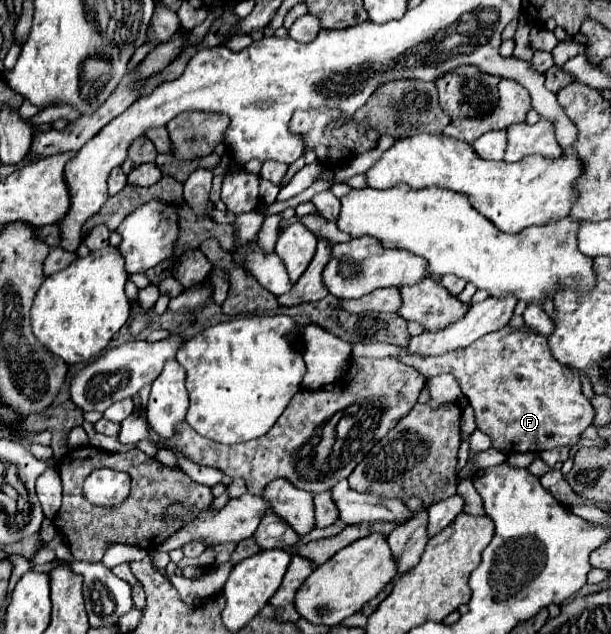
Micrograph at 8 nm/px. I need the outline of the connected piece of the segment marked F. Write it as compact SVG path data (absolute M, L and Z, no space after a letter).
M505 326L497 332L491 332L479 340L475 340L467 348L457 348L457 350L451 350L451 352L445 352L439 356L413 354L405 348L399 348L395 344L385 344L385 342L381 342L381 344L355 344L351 356L371 356L371 358L391 356L391 358L397 358L397 360L413 366L425 378L431 378L431 376L437 376L443 372L451 372L455 378L459 378L461 390L475 410L477 428L491 438L491 444L495 450L501 450L505 454L543 452L543 450L551 450L551 448L559 448L559 446L573 448L579 442L585 428L591 426L591 422L593 422L595 410L593 410L591 402L581 392L579 376L571 368L559 364L553 358L553 352L549 350L547 336L535 332L529 326L521 326L521 328Z

